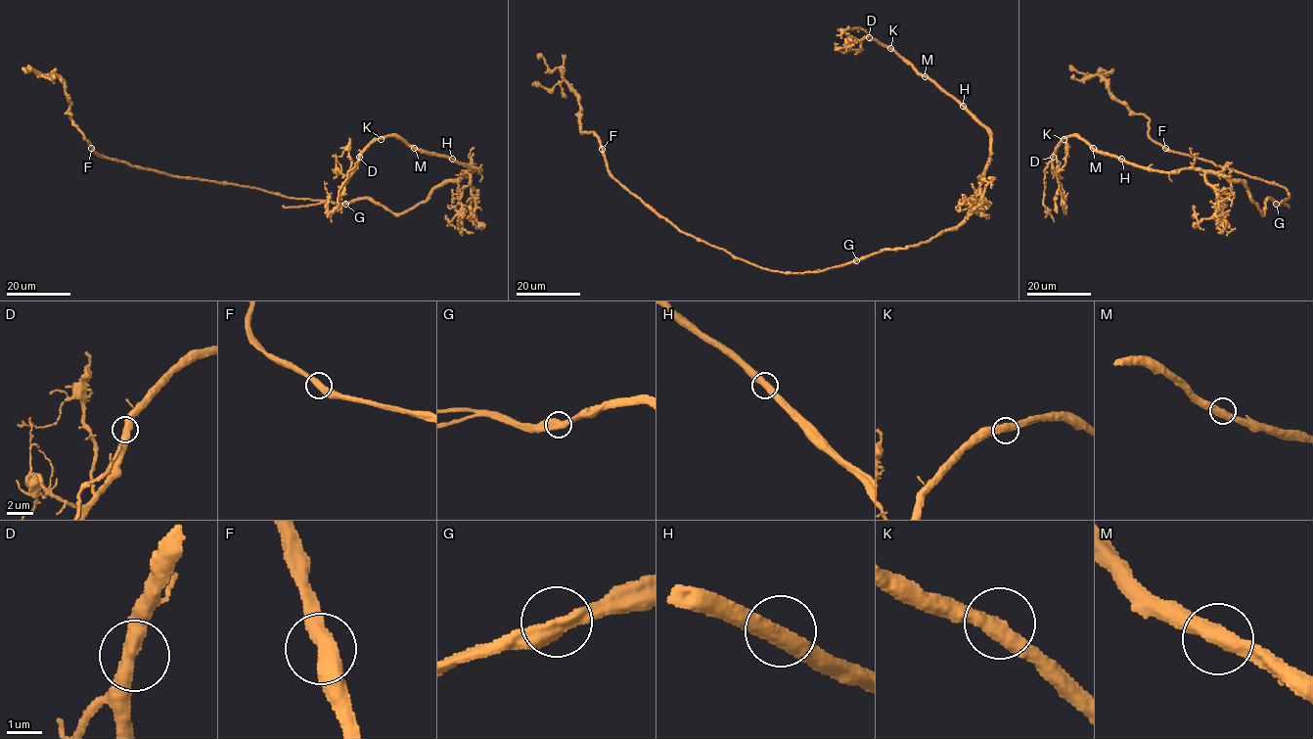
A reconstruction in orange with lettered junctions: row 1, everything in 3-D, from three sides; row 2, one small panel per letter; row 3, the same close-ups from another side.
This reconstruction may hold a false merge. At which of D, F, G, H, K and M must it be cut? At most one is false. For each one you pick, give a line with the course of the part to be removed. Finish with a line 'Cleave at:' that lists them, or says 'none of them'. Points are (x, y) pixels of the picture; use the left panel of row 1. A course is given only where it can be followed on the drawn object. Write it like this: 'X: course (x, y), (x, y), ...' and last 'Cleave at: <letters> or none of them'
Cleave at: none of them

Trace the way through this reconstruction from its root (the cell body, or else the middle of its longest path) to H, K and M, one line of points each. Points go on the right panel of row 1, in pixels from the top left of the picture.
H: (1275, 202), (1269, 198), (1262, 213), (1241, 181), (1194, 168), (1158, 171), (1121, 159)
K: (1275, 202), (1269, 198), (1262, 213), (1241, 181), (1194, 168), (1139, 167), (1098, 153), (1077, 136), (1063, 139)
M: (1275, 202), (1269, 198), (1262, 213), (1241, 181), (1194, 168), (1158, 171), (1139, 167), (1093, 148)

